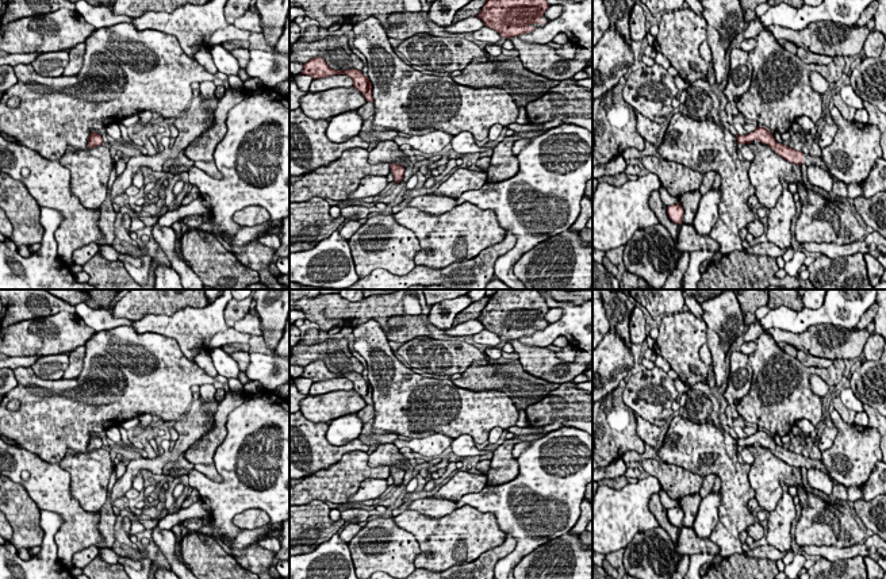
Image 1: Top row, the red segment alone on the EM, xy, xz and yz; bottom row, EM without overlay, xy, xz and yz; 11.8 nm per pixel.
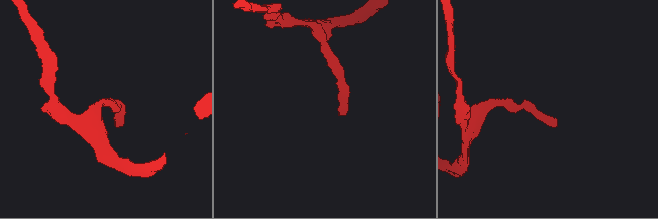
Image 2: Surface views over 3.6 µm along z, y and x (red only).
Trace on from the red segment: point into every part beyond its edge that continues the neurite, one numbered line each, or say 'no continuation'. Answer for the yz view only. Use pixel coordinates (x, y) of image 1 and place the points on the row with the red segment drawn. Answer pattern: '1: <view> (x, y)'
1: yz (808, 158)

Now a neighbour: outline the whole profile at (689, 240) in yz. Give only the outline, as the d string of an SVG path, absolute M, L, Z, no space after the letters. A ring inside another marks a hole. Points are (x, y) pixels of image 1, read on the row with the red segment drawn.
M679 225L679 238L676 241L676 249L683 252L713 250L717 253L720 245L709 234L699 235L694 225Z

